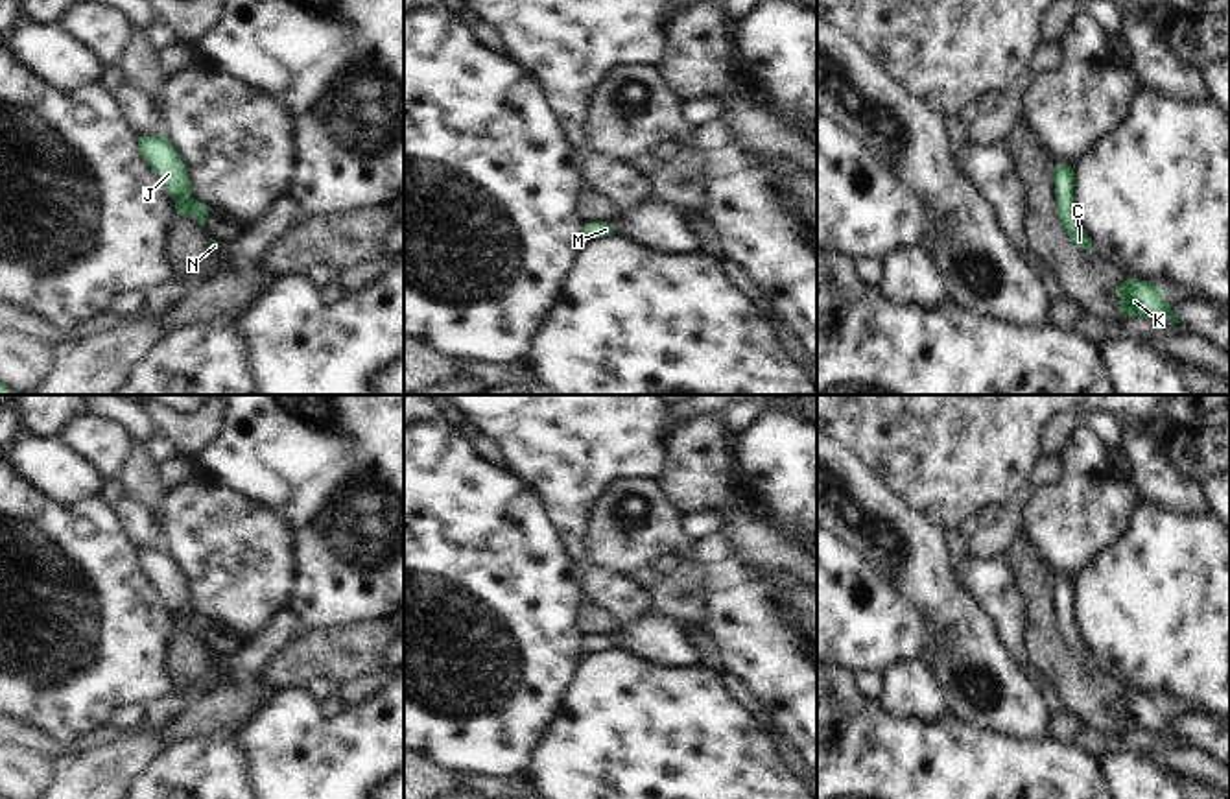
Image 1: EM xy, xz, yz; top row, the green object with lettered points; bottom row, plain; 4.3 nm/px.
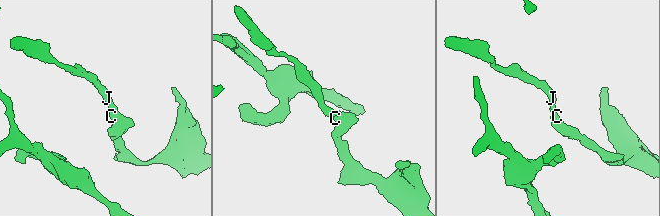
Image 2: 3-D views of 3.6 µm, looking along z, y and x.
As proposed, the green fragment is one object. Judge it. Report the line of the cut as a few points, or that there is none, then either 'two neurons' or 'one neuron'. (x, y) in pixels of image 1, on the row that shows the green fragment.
no cut; one neuron

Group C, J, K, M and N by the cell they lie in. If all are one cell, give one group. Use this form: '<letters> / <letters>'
C J K M N

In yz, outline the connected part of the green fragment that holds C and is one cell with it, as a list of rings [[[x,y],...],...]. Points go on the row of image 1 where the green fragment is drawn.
[[[1059,162],[1051,173],[1055,183],[1055,212],[1062,229],[1068,233],[1070,240],[1086,251],[1092,251],[1092,242],[1084,234],[1081,227],[1081,220],[1077,216],[1077,209],[1073,205],[1073,179],[1075,172],[1071,166]]]

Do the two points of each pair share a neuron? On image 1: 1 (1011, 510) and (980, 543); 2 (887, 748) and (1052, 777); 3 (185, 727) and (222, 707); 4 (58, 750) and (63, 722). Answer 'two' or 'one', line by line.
1: one
2: one
3: one
4: two

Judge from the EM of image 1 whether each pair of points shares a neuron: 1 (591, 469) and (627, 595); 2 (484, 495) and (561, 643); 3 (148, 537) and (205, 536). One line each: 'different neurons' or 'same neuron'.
1: same neuron
2: same neuron
3: different neurons

